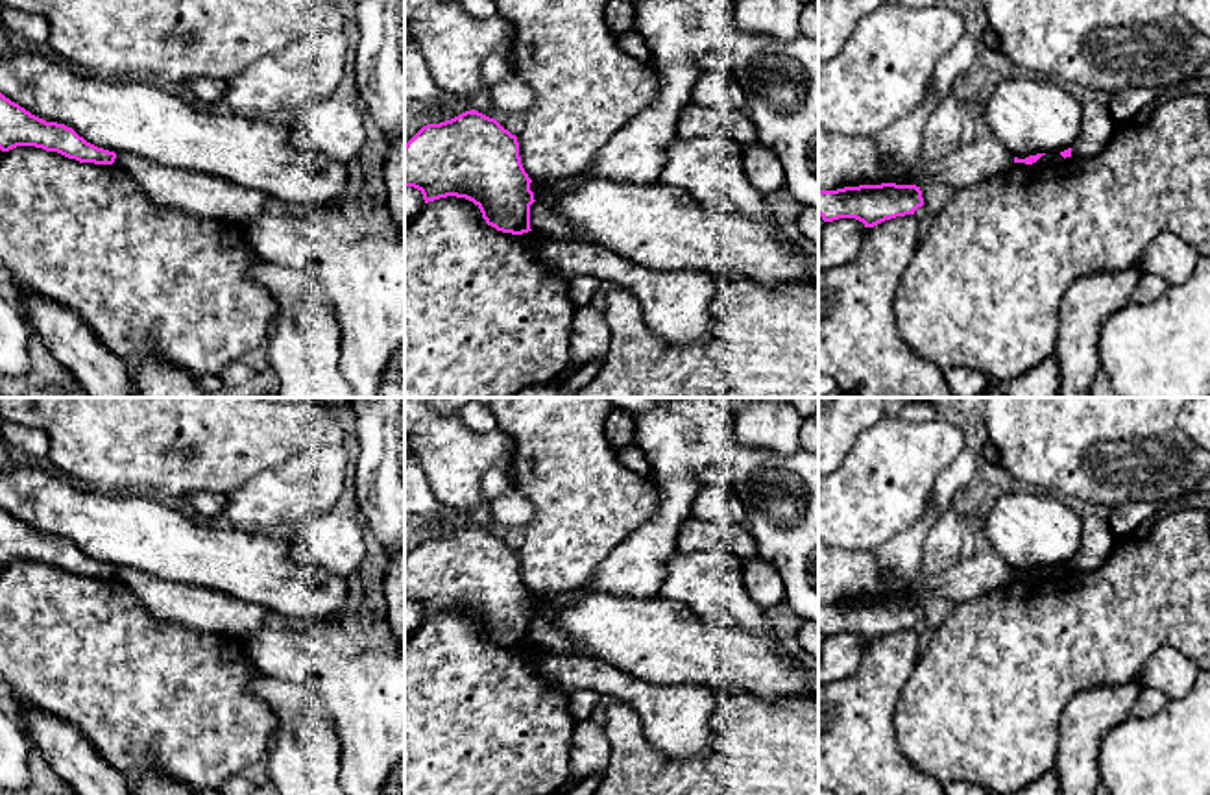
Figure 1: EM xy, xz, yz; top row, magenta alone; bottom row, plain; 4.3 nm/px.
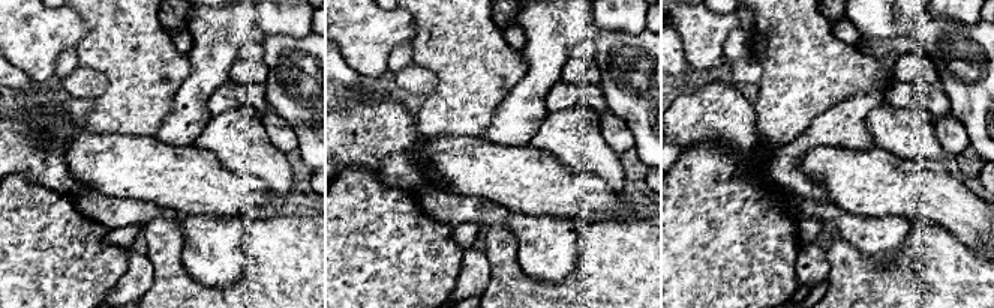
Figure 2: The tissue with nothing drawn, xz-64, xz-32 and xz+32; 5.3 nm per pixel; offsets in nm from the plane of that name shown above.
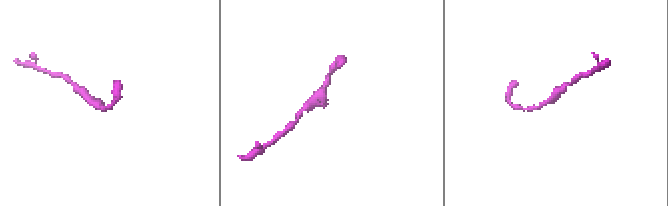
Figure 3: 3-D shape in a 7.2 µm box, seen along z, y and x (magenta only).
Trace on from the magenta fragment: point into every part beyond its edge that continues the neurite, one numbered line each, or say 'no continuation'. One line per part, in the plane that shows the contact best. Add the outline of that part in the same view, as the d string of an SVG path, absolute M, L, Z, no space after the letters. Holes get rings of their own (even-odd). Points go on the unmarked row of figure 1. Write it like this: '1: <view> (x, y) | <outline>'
no continuation

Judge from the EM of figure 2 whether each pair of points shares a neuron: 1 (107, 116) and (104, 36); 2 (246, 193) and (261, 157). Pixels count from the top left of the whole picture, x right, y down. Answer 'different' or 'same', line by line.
1: same
2: different

